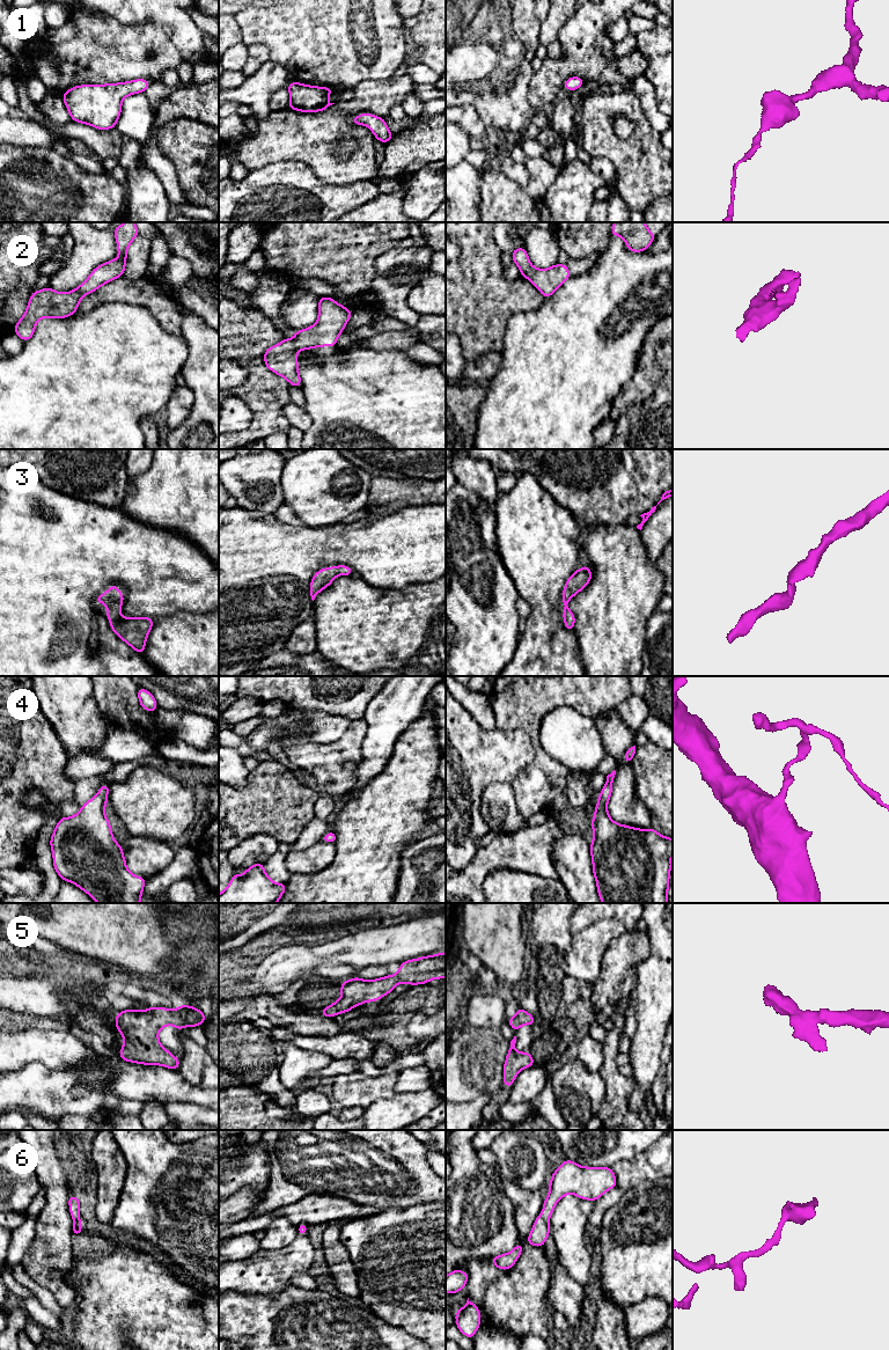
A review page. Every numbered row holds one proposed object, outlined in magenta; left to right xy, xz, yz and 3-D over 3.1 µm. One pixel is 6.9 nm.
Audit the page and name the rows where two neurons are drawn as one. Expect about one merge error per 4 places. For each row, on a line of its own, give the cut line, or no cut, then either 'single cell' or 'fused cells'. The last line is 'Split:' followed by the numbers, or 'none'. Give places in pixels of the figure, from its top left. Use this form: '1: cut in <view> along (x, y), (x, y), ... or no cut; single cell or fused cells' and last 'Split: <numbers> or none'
1: no cut; single cell
2: no cut; single cell
3: no cut; single cell
4: no cut; single cell
5: no cut; single cell
6: no cut; single cell
Split: none

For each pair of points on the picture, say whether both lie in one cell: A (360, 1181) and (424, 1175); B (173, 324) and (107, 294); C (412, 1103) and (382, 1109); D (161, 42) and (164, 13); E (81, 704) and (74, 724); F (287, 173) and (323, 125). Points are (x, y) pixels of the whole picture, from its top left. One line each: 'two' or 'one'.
A: one
B: one
C: one
D: two
E: one
F: two

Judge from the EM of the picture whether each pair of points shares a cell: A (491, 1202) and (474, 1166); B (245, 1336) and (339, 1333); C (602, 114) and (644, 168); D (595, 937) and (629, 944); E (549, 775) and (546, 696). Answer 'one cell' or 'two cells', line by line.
A: one cell
B: one cell
C: one cell
D: two cells
E: one cell

